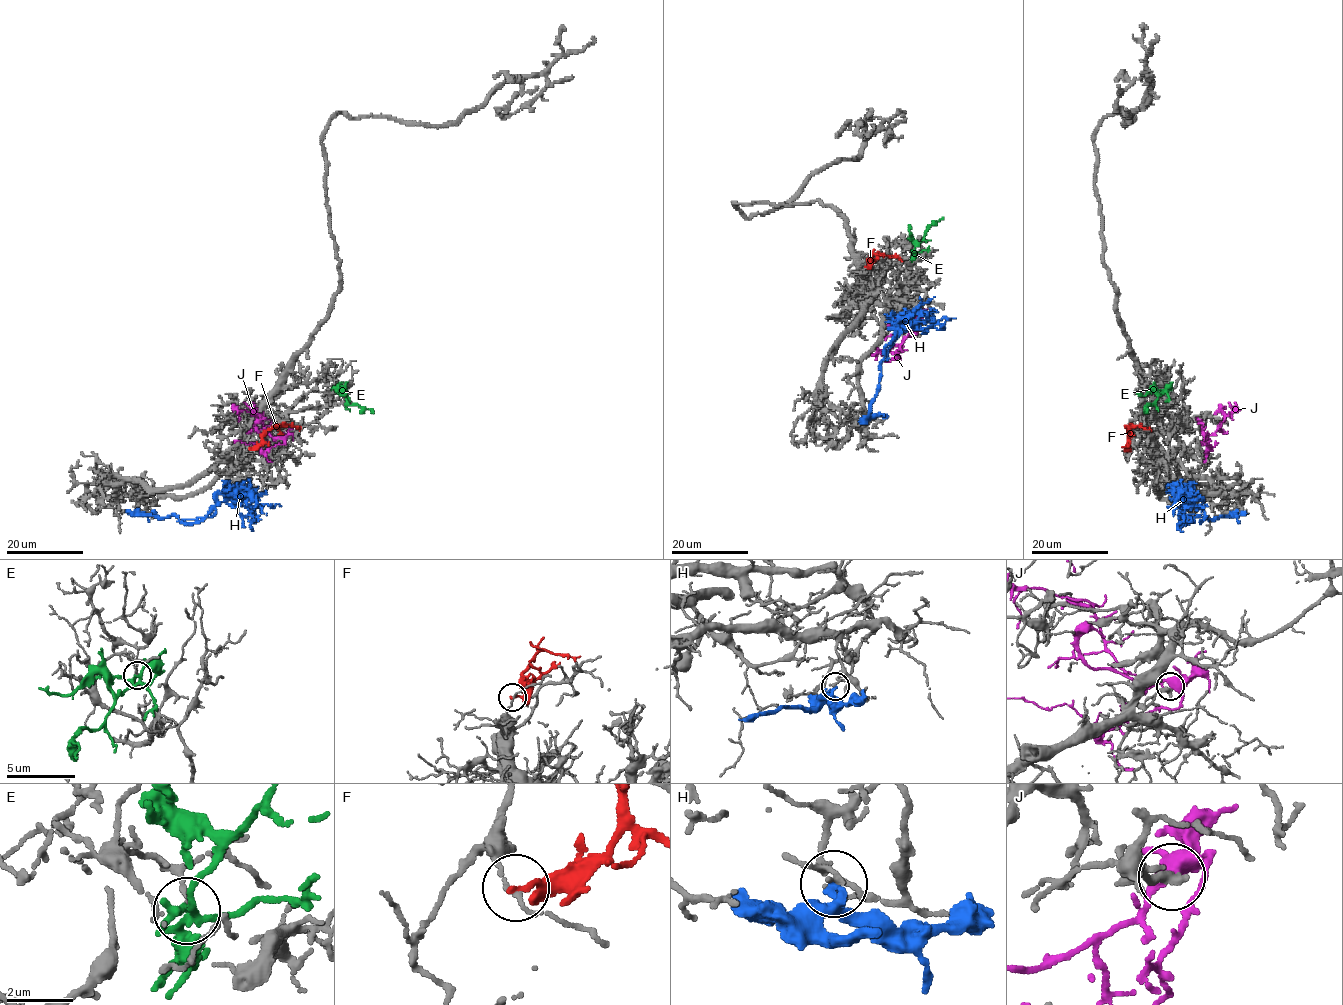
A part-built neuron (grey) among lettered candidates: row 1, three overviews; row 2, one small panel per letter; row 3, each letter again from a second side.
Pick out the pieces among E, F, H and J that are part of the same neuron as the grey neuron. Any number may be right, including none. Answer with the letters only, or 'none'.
none

